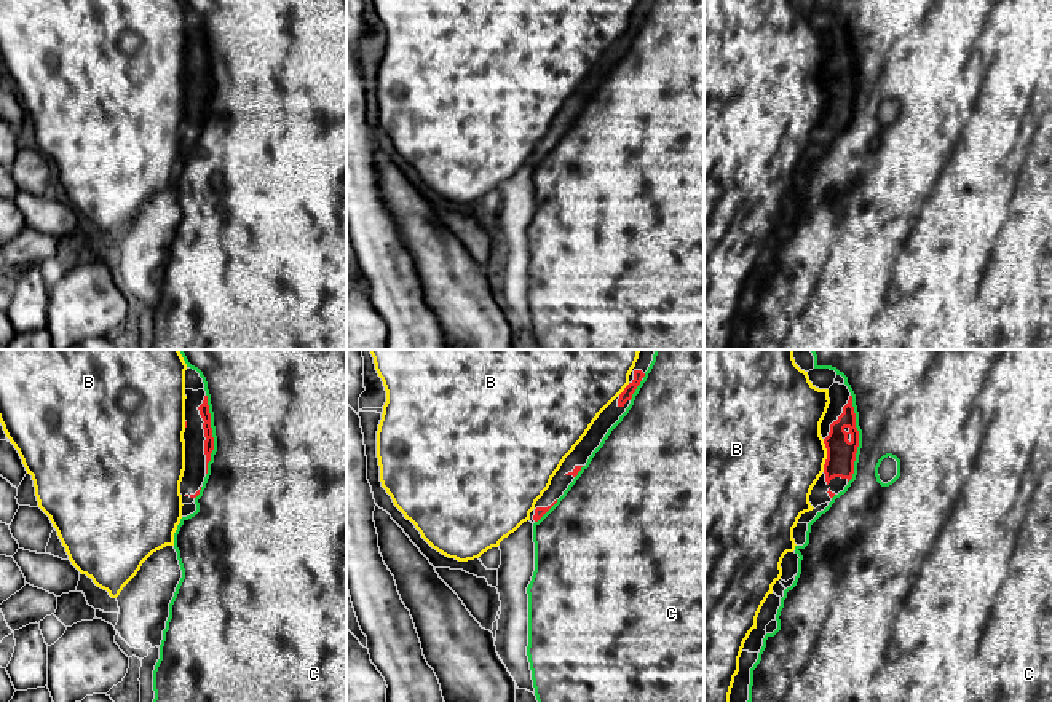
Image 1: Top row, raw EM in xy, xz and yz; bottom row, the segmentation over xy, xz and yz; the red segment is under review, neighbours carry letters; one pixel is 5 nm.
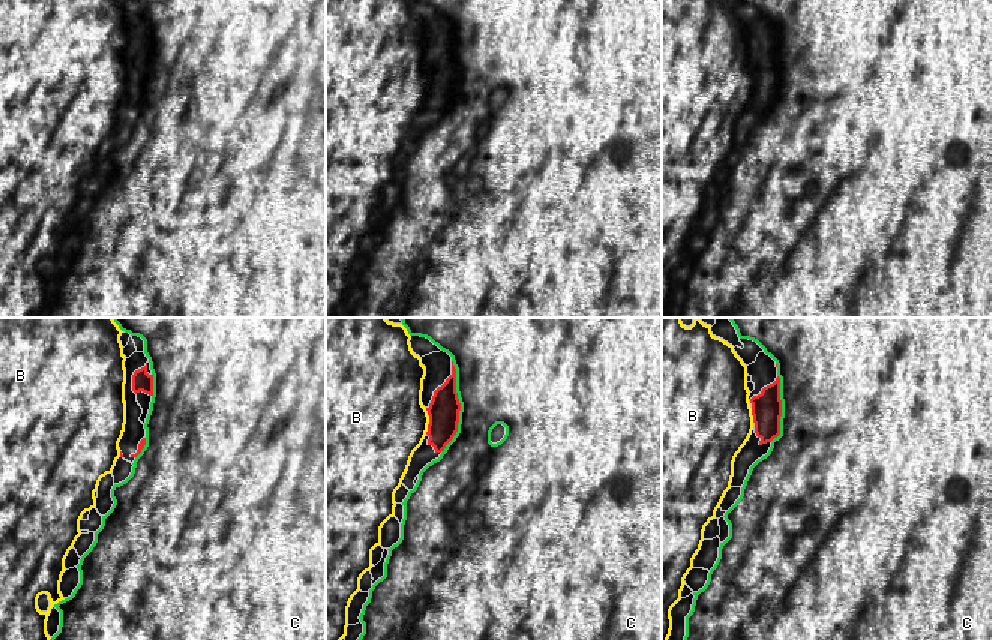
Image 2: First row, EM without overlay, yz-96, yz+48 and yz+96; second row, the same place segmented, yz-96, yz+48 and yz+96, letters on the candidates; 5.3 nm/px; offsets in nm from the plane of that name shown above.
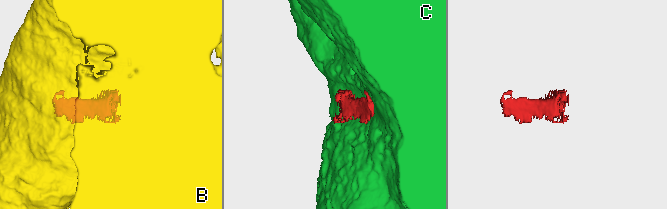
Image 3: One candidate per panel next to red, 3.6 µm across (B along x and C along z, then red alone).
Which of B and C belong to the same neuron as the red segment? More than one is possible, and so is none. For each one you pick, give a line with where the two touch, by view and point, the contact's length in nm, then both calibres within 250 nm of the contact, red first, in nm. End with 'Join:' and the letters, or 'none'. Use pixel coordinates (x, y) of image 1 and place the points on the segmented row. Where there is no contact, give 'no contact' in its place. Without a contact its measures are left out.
Join: none

